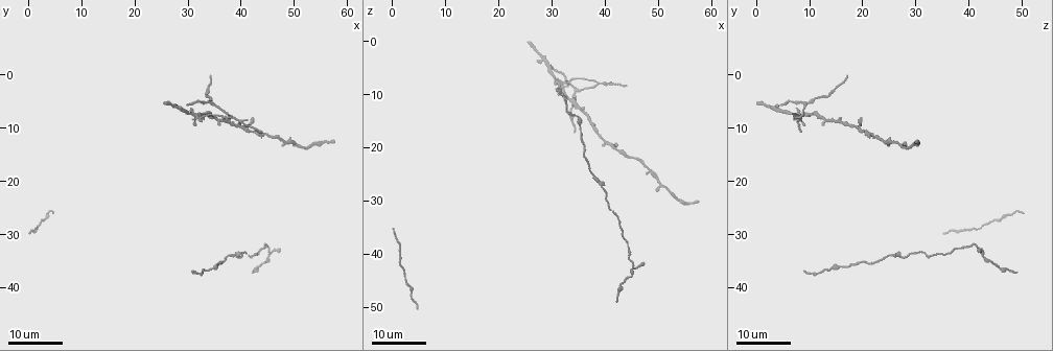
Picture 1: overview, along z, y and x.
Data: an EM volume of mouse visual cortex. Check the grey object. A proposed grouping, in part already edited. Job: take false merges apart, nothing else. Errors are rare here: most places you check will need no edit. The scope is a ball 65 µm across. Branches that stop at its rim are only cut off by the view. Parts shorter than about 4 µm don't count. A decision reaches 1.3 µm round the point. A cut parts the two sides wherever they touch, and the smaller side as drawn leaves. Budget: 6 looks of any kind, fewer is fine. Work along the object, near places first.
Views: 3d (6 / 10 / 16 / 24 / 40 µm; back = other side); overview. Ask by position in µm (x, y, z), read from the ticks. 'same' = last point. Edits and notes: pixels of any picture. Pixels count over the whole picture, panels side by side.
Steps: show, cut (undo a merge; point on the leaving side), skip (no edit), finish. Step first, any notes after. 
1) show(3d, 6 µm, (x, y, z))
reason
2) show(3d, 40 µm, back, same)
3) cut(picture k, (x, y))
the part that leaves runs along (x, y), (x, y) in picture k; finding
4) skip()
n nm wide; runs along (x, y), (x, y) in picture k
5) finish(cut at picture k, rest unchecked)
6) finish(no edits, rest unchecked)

show(3d, 16 µm, (35.5, 8.0, 12.5))
three-way junction

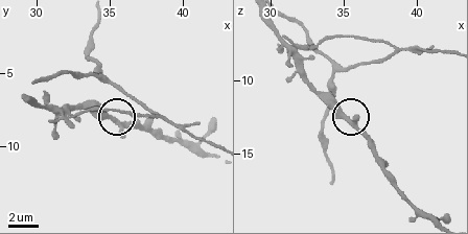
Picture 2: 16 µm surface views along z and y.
show(3d, 6 µm, (35.2, 8.2, 12.6))

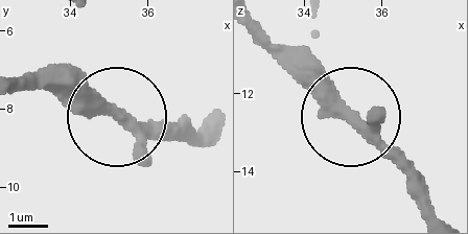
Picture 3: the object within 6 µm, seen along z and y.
skip()
290 nm wide; runs along (200, 141), (146, 141), (107, 115), (30, 91) in picture 3; continuous, no second neuron

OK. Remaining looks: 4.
show(3d, 24 µm, (32.0, 8.0, 8.0))
thin arm on a thick one

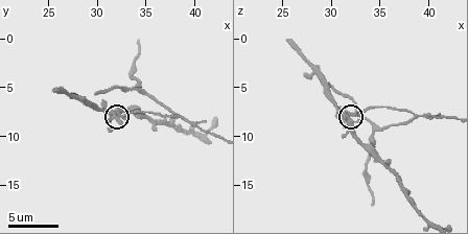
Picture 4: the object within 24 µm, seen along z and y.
show(3d, 6 µm, (32.4, 8.4, 7.8))
closer look

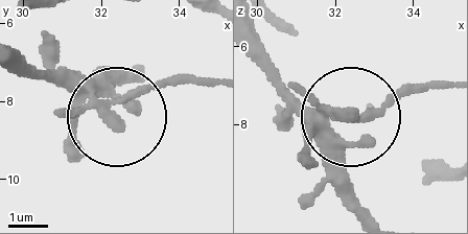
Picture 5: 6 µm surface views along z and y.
cut(picture 5, (143, 86))
4 arms; the part that leaves runs along (99, 103), (166, 84), (215, 84) in picture 5; a second neuron is stuck on

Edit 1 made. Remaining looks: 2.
finish(cut at picture 5, rest unchecked)

